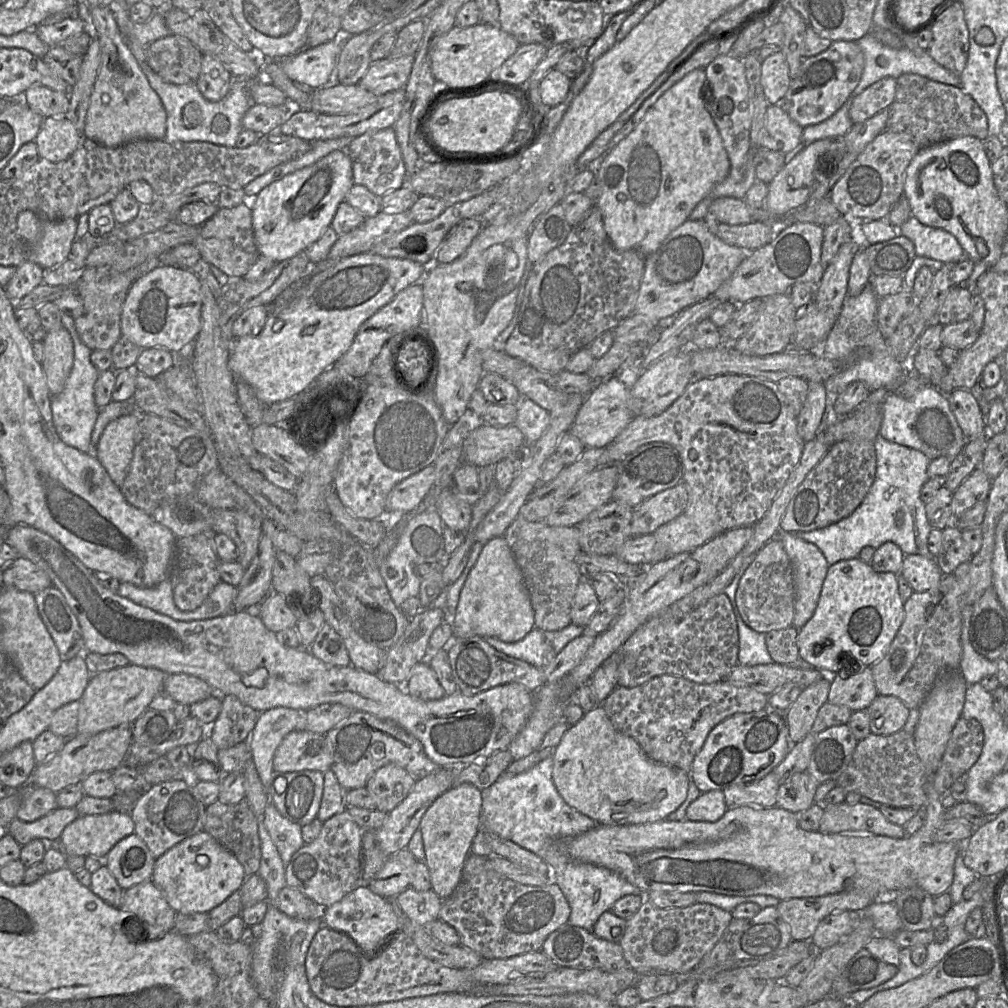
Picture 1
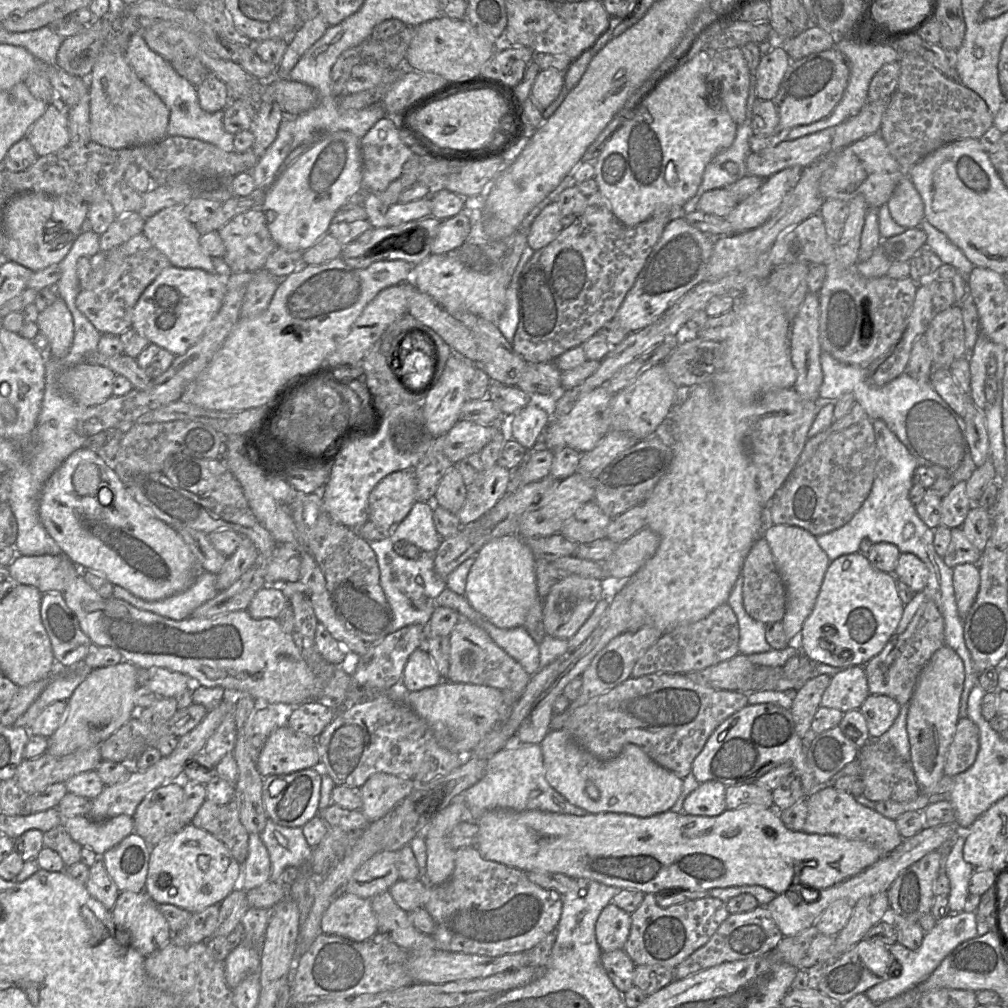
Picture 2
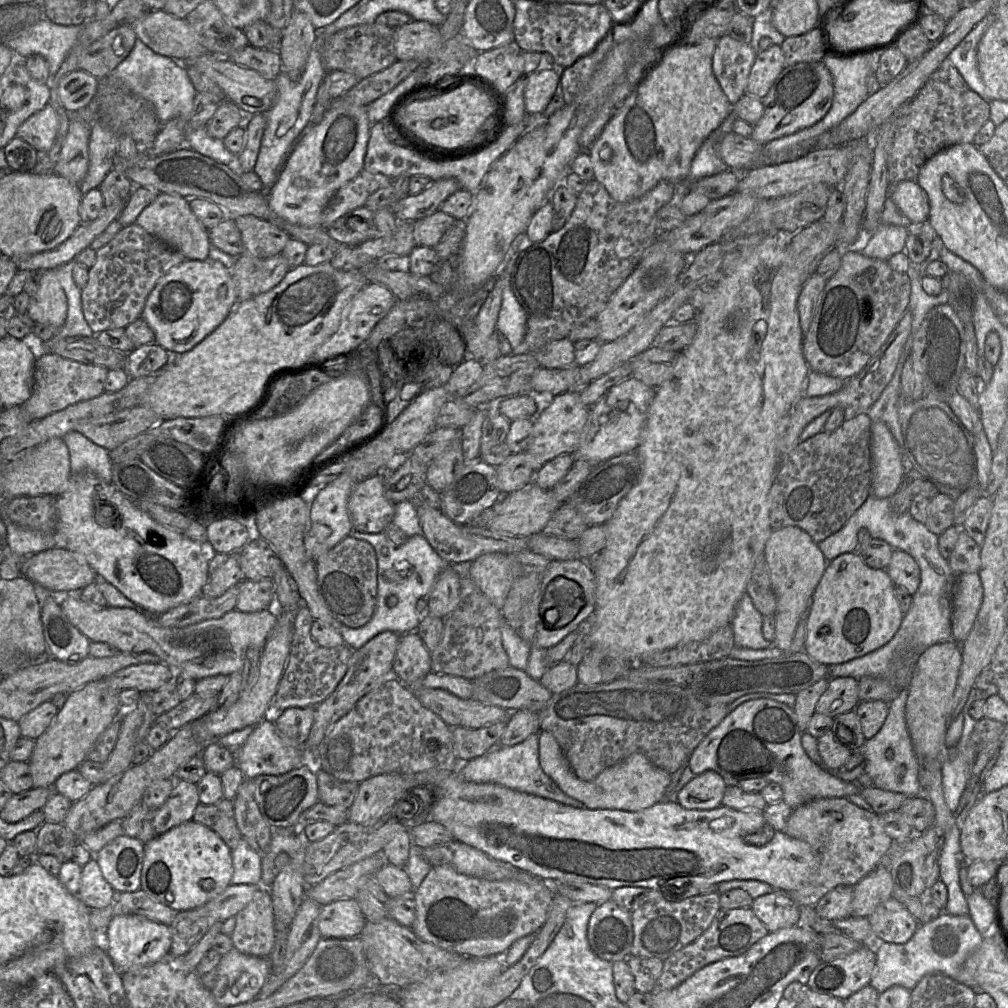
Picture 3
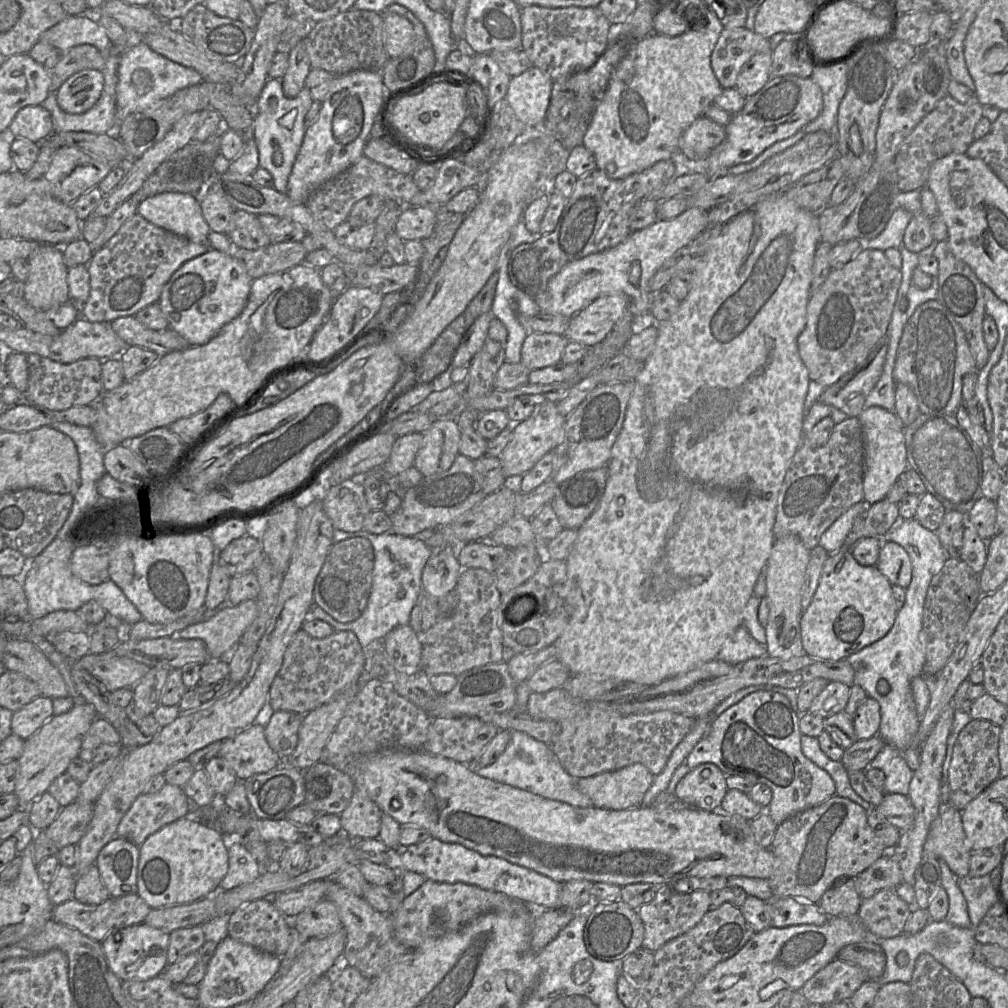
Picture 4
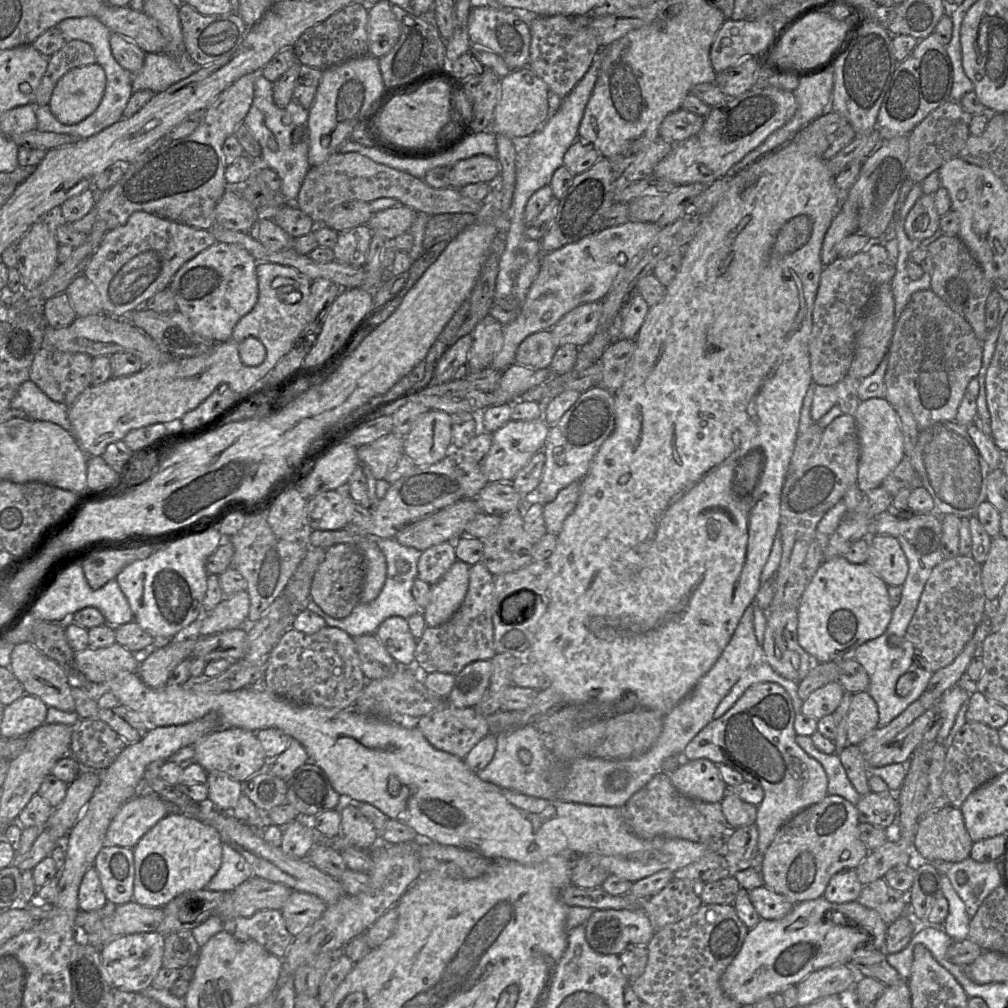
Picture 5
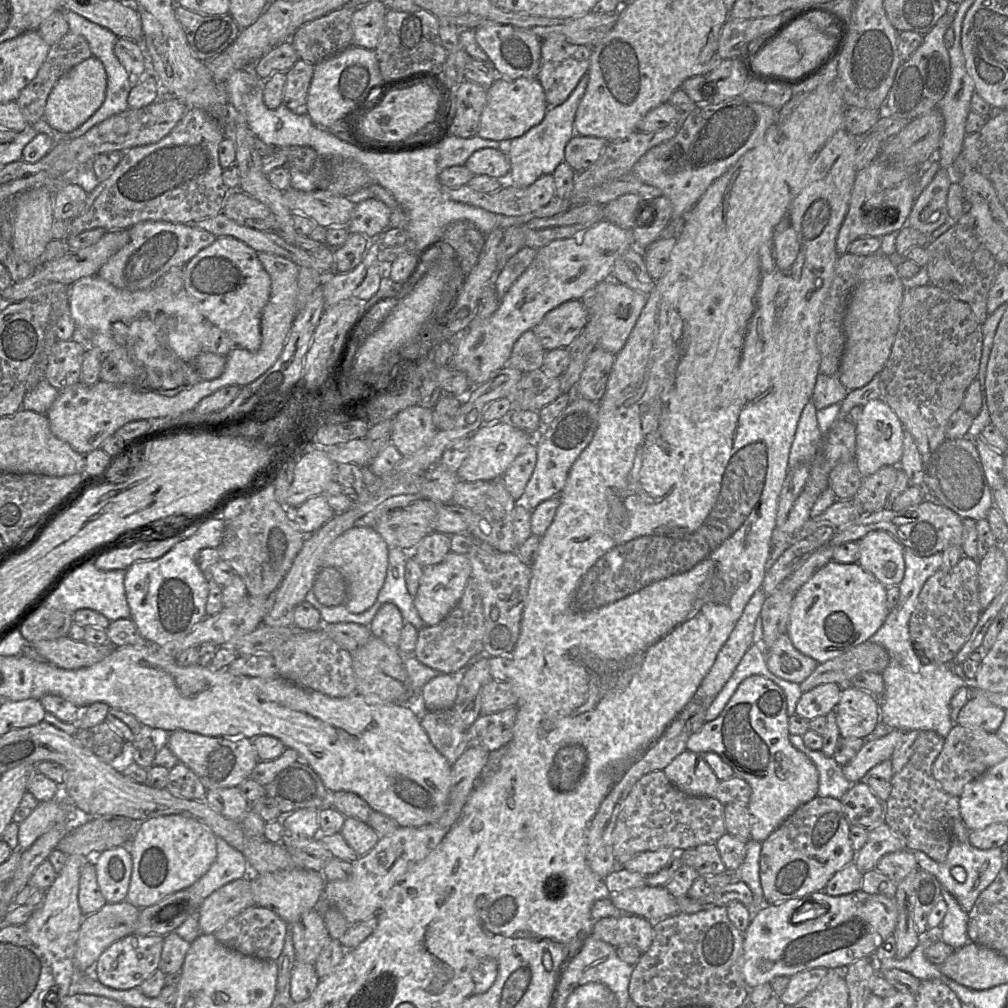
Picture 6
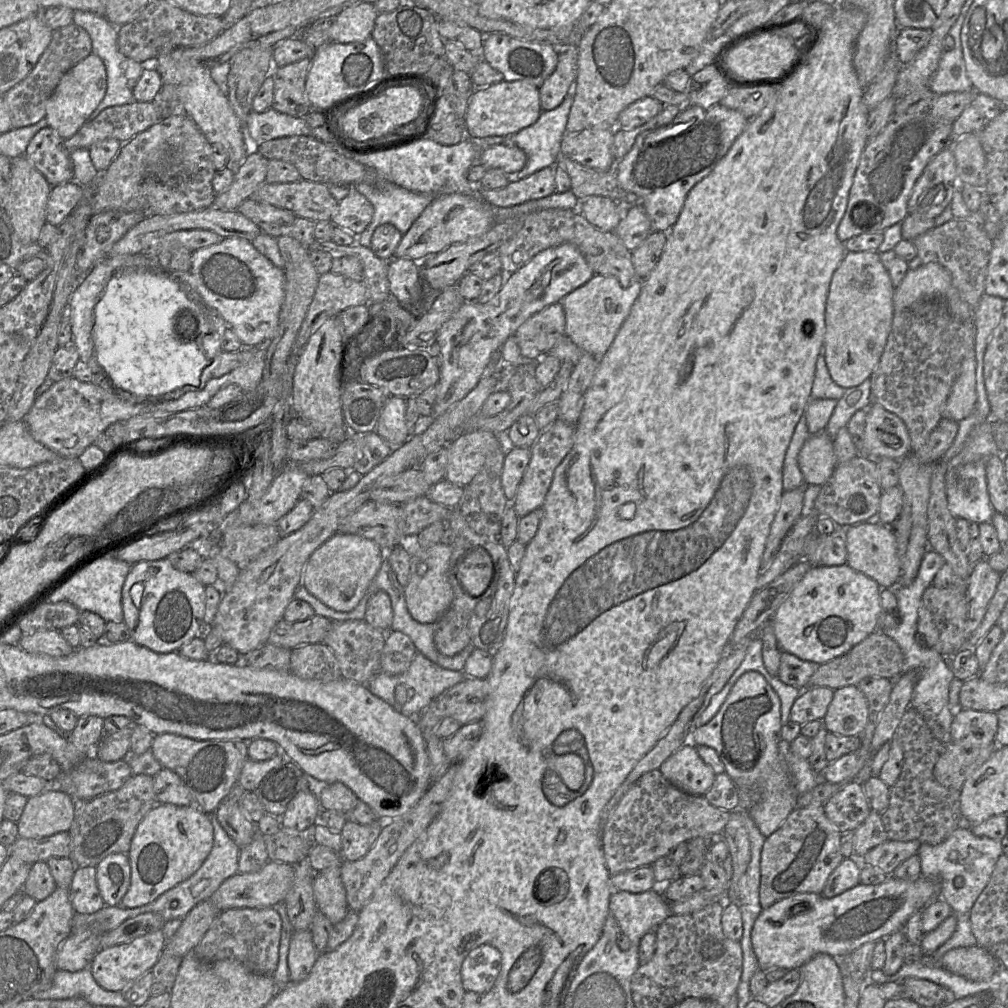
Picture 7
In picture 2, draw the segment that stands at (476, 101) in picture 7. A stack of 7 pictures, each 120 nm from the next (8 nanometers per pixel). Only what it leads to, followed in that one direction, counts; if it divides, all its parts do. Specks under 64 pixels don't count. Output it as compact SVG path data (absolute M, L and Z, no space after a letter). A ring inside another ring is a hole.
M555 68L540 70L532 86L530 99L543 113L556 100L563 87L563 72Z

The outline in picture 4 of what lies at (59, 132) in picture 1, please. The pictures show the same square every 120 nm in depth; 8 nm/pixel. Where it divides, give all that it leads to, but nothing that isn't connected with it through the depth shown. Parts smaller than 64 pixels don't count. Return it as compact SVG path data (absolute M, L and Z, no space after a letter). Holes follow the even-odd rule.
M41 105L26 106L20 109L7 129L11 138L28 139L38 144L53 132L51 115Z

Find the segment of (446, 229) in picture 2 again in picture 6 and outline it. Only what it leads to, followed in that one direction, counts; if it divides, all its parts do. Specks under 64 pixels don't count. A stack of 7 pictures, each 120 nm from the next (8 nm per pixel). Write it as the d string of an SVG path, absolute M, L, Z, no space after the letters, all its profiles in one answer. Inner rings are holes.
M370 198L356 204L347 229L368 238L382 234L390 224L391 210L382 201Z

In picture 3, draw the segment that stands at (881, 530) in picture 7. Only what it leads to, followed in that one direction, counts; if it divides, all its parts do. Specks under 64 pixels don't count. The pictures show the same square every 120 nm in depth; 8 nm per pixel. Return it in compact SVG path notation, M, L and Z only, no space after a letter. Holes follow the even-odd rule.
M894 549L886 571L894 585L902 586L911 595L915 593L920 584L920 568L909 553Z

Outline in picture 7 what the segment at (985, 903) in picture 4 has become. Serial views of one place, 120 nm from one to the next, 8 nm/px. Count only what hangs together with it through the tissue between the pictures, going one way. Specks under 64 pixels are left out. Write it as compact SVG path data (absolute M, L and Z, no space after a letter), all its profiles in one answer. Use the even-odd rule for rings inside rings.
M957 828L948 839L938 845L921 844L918 849L920 859L920 869L922 877L935 881L939 886L939 896L951 907L953 913L970 913L975 901L989 883L995 864L1003 854L1003 842L990 839L988 837L977 837L970 829ZM962 877L964 884L962 887L954 885L954 879Z

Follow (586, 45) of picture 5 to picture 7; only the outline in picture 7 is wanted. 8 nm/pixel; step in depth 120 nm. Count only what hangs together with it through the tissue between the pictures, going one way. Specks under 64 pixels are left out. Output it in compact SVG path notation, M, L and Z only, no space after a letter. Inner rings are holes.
M577 47L558 48L555 70L539 88L540 105L543 111L558 107L574 85L578 71Z

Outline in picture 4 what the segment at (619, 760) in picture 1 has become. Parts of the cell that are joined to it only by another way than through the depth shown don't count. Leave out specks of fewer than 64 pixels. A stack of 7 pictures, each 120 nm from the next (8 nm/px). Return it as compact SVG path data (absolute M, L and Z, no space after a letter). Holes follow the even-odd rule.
M640 763L576 779L578 788L587 795L592 806L624 810L641 806L654 775Z

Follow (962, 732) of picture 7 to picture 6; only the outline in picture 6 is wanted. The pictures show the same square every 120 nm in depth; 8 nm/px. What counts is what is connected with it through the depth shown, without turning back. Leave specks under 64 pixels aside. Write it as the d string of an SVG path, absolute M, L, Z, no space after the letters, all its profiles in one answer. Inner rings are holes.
M973 692L959 711L956 724L996 732L1004 715L1005 710L989 702L982 692Z

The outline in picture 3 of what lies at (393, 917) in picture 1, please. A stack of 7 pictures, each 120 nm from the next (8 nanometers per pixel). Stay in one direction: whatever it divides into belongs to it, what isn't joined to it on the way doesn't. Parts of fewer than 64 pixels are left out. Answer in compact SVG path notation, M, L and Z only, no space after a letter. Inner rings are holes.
M356 898L341 899L322 907L318 927L322 938L359 936L367 920Z

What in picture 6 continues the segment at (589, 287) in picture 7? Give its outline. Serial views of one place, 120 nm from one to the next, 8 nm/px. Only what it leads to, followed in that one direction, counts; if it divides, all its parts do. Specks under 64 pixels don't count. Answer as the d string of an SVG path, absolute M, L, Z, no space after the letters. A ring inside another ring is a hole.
M613 279L604 280L590 289L582 298L590 321L598 326L598 347L617 354L625 345L637 319L647 302L647 295Z

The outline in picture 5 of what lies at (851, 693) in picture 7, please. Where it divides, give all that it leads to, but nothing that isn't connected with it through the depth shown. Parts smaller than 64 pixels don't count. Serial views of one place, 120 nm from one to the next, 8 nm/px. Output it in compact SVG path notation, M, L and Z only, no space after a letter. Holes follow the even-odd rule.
M867 691L853 693L847 715L848 744L858 745L879 727L877 704Z

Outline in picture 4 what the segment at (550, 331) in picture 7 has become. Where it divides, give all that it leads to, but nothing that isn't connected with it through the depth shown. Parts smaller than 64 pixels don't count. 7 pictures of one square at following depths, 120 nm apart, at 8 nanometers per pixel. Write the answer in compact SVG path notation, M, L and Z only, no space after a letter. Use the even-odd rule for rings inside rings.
M623 294L599 297L570 317L564 336L586 347L594 346L606 338L629 308L630 301Z

